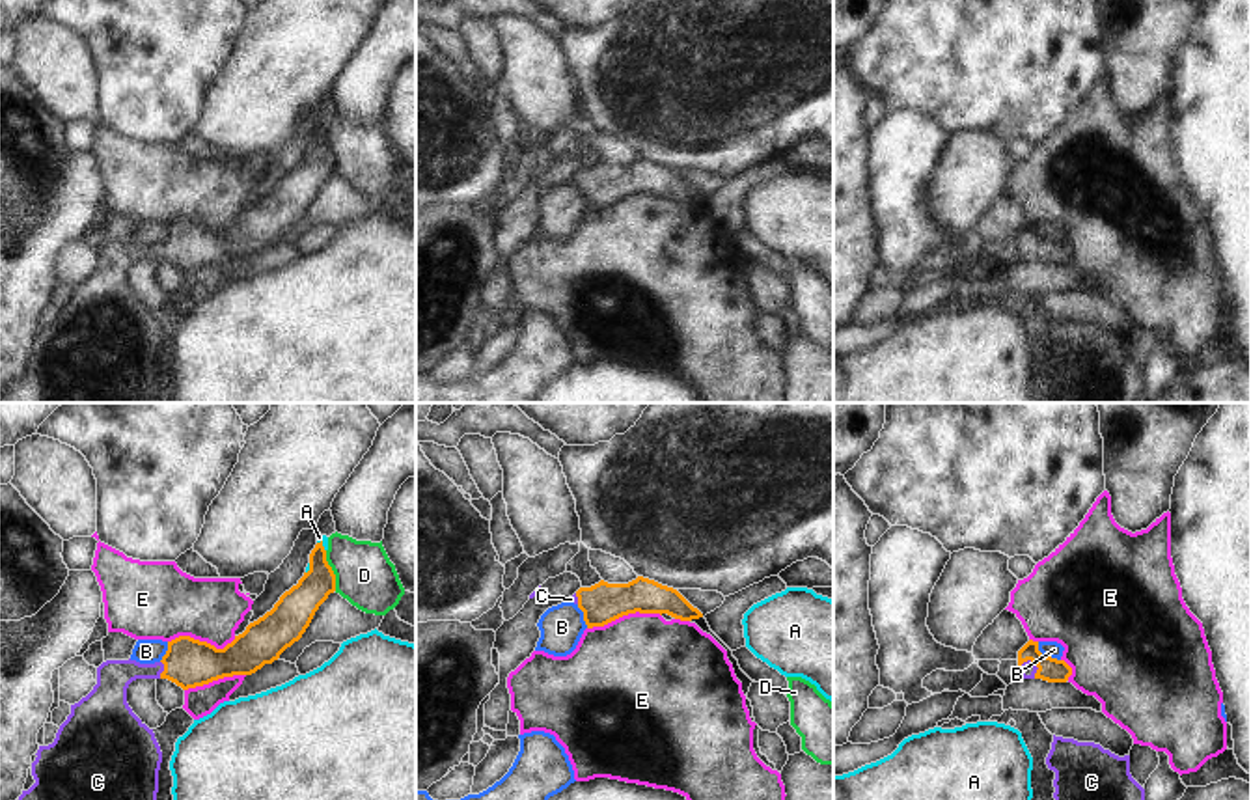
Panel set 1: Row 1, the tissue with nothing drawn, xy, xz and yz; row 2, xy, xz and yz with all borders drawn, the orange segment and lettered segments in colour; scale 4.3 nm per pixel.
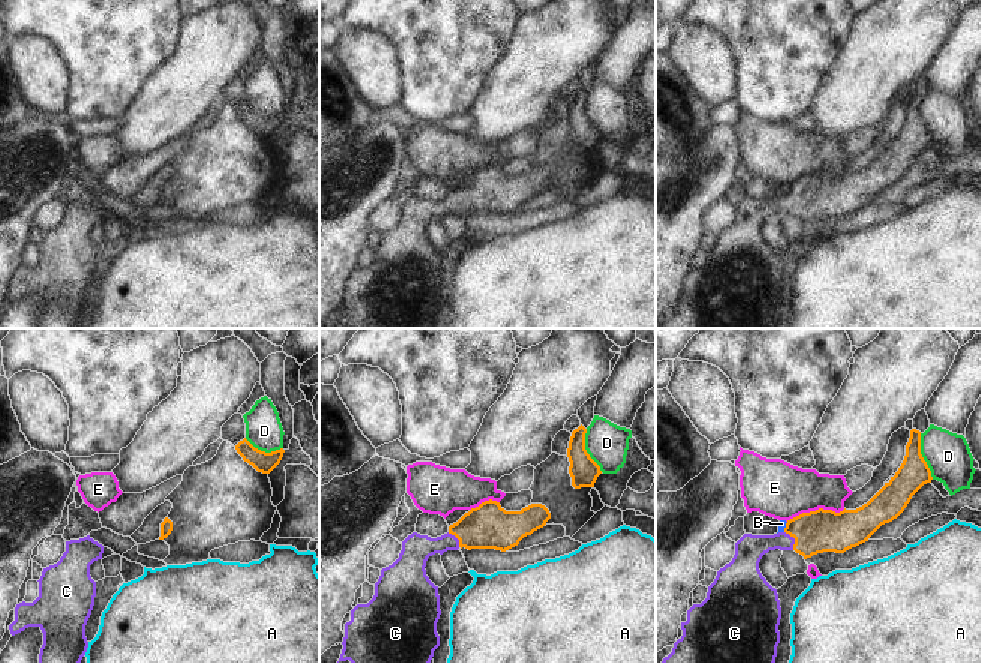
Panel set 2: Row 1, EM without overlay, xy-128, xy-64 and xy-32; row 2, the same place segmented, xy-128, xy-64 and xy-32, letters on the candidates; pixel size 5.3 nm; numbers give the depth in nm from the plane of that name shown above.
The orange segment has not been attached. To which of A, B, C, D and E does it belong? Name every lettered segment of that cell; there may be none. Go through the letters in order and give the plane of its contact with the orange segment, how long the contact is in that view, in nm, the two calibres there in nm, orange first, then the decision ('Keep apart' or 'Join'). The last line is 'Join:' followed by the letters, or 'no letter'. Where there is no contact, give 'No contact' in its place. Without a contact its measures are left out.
A: Touches orange in xy. Shared border 60 nm. Thickness 150 nm (orange) against 30 nm. Keep apart
B: Touches orange in yz. Shared border 130 nm. Thickness 110 nm (orange) against 70 nm. Keep apart
C: Touches orange in yz. Shared border 90 nm. Thickness 110 nm (orange) against 70 nm. Join
D: Touches orange in xy. Shared border 180 nm. Thickness 170 nm (orange) against 260 nm. Keep apart
E: Touches orange in xz. Shared border 320 nm. Thickness 180 nm (orange) against 480 nm. Keep apart
Join: C.

